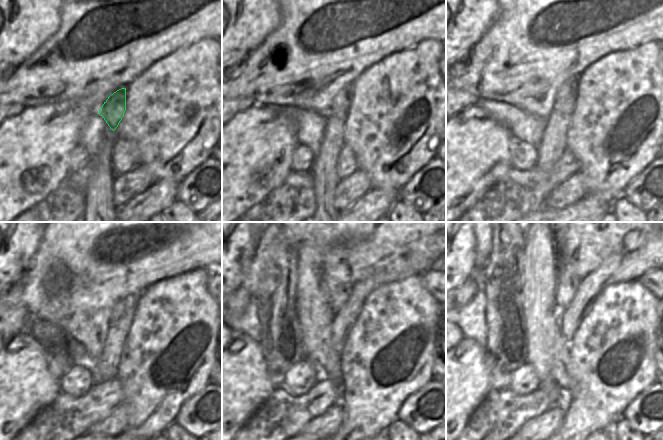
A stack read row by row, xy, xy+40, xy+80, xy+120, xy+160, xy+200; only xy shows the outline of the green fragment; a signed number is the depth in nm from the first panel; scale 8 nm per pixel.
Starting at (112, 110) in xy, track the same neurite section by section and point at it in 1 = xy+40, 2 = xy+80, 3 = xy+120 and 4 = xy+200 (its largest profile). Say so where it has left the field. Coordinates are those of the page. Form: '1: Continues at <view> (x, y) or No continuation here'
1: Continues at xy+40 (339, 107)
2: Continues at xy+80 (565, 100)
3: Continues at xy+120 (119, 309)
4: Continues at xy+200 (567, 282)

